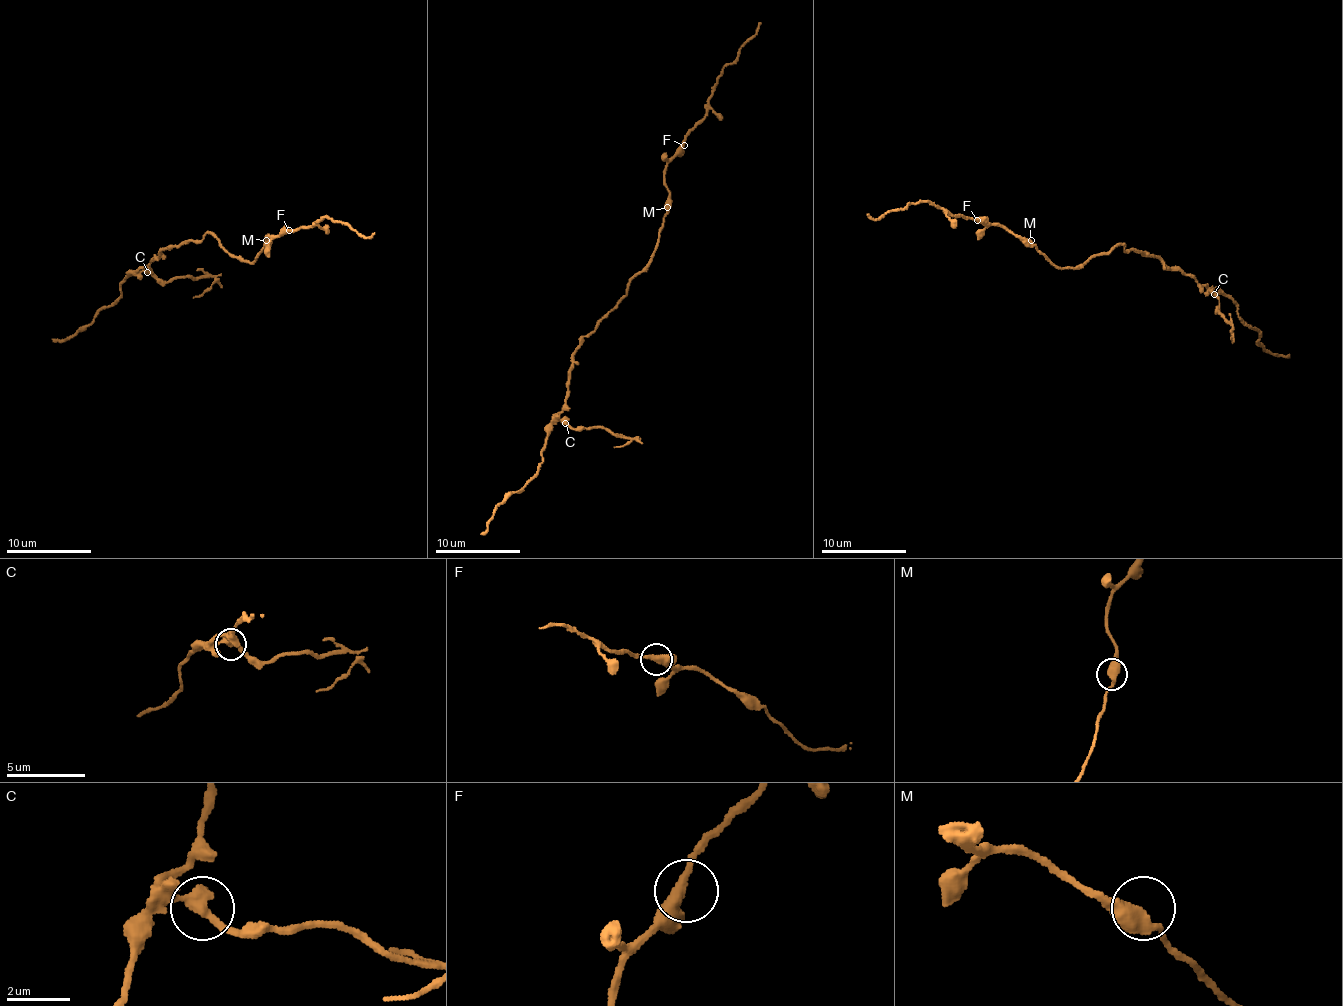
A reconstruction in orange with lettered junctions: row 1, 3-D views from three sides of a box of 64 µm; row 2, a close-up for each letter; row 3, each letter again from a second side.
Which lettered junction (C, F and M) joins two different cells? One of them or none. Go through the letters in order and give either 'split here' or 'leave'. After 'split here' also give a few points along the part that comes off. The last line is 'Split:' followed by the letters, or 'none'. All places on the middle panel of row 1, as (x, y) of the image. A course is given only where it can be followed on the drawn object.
C: split here; course (565, 423), (574, 429), (603, 427), (634, 440), (614, 448)
F: leave
M: leave
Split: C

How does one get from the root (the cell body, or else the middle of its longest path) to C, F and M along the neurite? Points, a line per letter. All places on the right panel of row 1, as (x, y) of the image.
C: (1106, 254), (1121, 244), (1126, 251), (1132, 248), (1148, 253), (1171, 268), (1179, 268), (1206, 285), (1215, 294)
F: (1106, 254), (1090, 256), (1078, 267), (1059, 268), (1037, 248), (1001, 226), (987, 226), (977, 220)
M: (1106, 254), (1090, 256), (1078, 267), (1059, 268), (1031, 240)

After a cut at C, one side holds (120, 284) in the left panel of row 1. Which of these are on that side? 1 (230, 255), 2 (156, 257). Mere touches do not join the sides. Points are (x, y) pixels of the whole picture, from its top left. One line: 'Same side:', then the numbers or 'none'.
Same side: 1, 2

